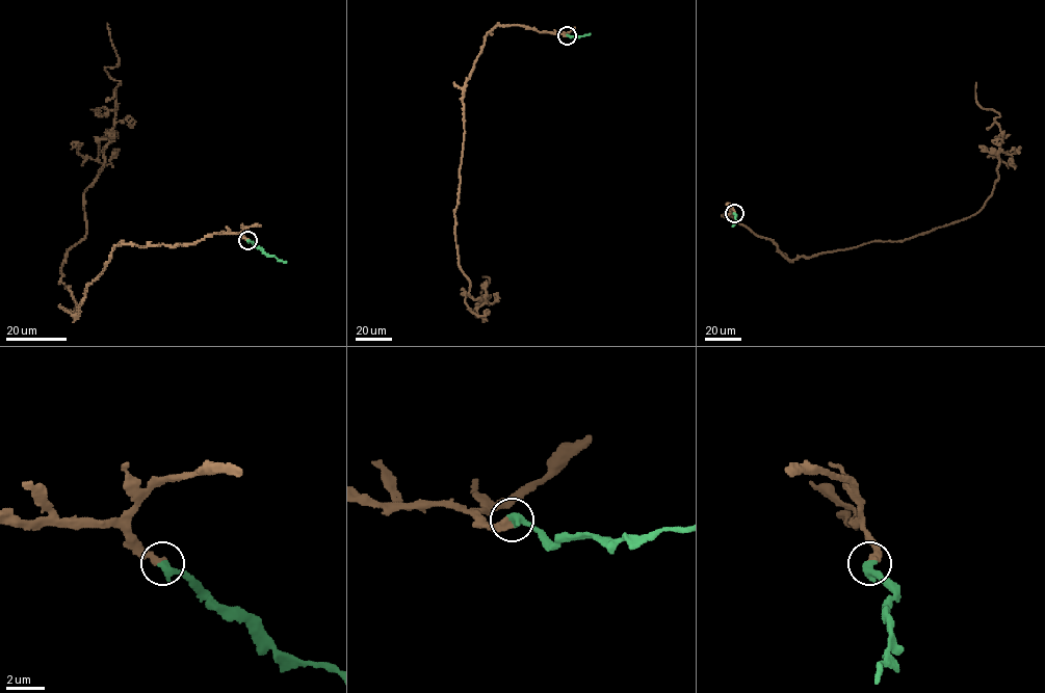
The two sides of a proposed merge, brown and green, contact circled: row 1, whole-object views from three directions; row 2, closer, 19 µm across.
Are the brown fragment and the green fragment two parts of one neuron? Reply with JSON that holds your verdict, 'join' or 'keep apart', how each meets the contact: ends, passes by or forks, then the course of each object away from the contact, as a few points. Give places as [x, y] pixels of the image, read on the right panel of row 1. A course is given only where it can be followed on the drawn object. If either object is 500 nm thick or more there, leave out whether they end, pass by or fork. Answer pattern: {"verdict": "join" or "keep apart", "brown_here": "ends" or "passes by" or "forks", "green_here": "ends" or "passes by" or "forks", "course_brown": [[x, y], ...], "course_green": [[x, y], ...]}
{"verdict": "join", "brown_here": "ends", "green_here": "ends", "course_brown": [[733, 212], [724, 216], [790, 261], [977, 213], [1001, 141], [975, 82]], "course_green": [[733, 212], [735, 221], [732, 227]]}

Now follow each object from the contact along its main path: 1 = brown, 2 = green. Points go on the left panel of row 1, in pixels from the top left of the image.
1: (247, 239), (118, 243), (75, 319), (61, 271), (86, 234), (84, 191), (114, 121), (107, 22)
2: (247, 239), (286, 262)

